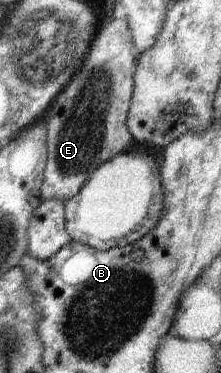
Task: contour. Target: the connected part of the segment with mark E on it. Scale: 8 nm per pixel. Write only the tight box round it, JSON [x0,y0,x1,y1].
[40,19,137,203]

